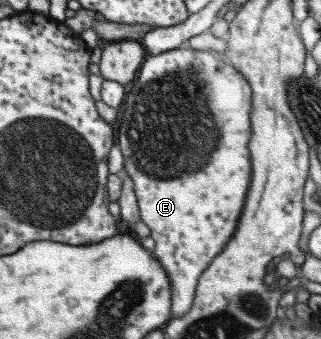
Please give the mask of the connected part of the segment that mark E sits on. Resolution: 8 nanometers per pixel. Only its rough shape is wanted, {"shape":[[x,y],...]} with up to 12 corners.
{"shape":[[146,56],[116,145],[190,310],[251,179],[248,82]]}

